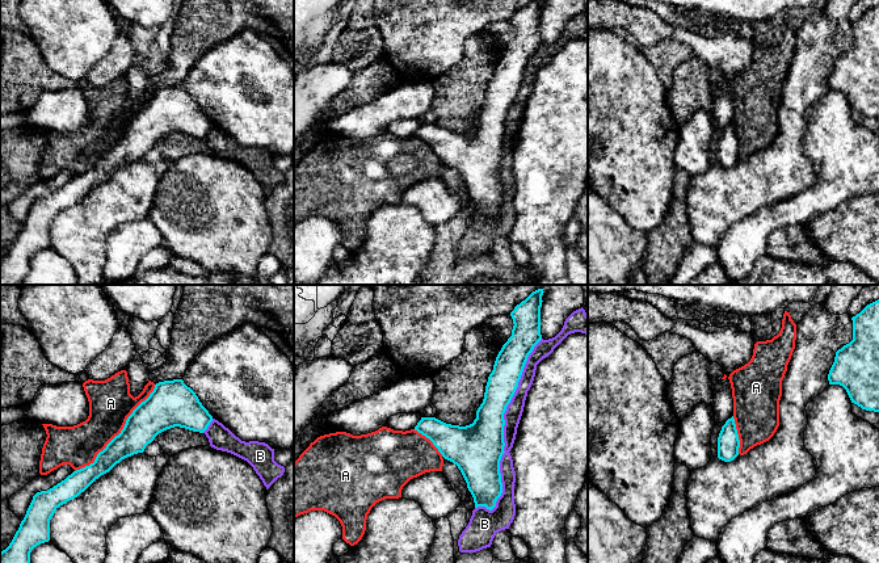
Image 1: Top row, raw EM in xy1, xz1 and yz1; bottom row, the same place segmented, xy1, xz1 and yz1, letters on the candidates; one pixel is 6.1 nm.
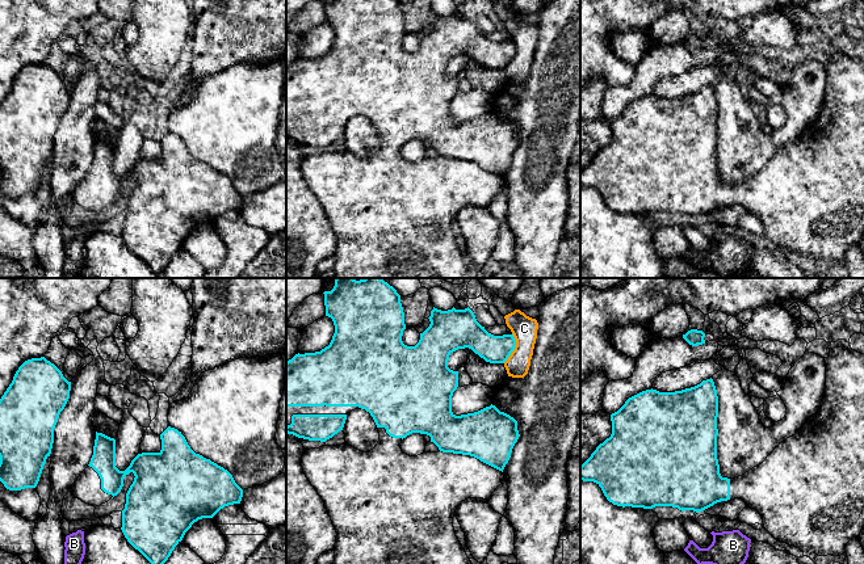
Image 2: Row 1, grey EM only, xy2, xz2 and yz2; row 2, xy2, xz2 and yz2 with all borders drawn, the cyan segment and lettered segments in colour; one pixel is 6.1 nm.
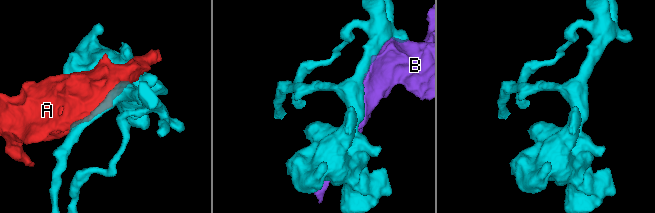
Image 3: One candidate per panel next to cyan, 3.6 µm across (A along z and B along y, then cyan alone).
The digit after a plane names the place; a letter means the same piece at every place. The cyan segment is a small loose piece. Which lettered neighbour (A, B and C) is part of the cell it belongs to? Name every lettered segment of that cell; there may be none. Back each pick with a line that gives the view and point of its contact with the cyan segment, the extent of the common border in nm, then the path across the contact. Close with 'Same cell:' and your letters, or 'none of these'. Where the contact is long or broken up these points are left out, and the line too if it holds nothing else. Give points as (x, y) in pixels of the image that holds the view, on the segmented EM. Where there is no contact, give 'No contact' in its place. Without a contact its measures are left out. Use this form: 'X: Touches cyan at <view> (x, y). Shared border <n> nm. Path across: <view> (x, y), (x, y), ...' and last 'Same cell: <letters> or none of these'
Same cell: none of these

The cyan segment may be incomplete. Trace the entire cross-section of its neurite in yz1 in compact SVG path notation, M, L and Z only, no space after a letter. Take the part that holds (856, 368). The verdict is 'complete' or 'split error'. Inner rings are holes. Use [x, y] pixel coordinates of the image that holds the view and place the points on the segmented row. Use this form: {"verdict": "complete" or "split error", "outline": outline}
{"verdict": "complete", "outline": "M879 299L851 318L853 340L836 352L829 370L829 385L842 386L851 403L862 409L879 412Z"}

